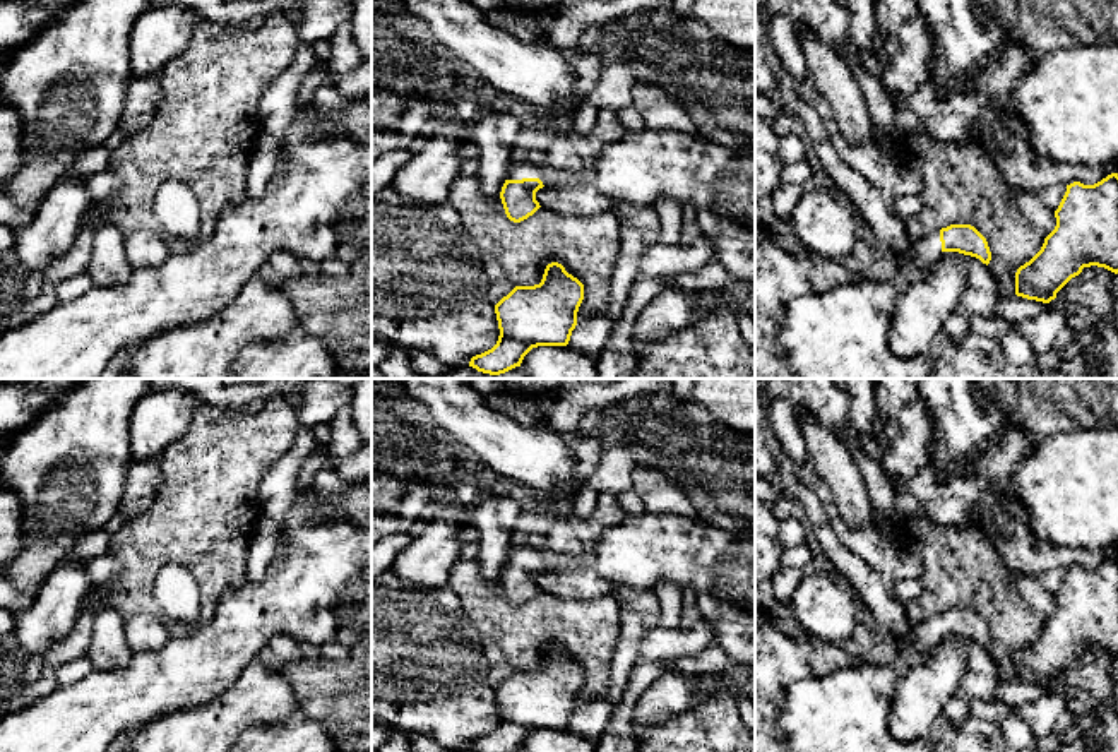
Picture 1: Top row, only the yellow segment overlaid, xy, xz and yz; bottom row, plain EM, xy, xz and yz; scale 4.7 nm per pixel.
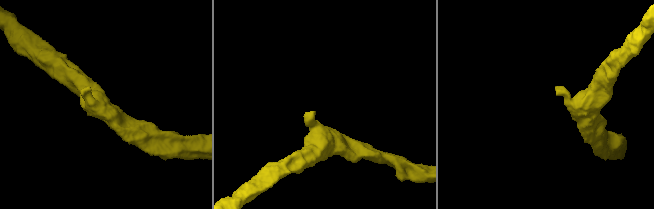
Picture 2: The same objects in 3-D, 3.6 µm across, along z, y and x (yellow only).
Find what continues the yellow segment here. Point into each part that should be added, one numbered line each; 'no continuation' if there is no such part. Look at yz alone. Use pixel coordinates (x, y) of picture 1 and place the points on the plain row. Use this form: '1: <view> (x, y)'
1: yz (927, 634)

